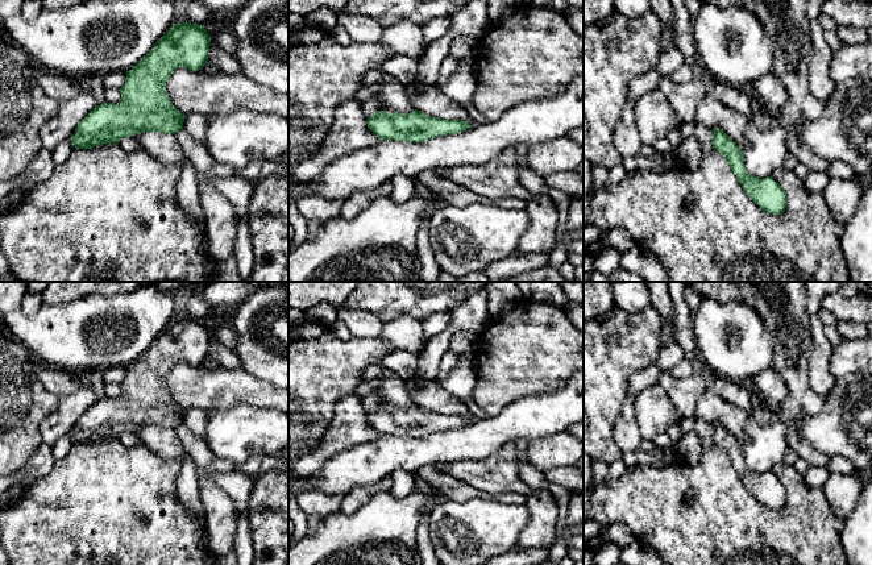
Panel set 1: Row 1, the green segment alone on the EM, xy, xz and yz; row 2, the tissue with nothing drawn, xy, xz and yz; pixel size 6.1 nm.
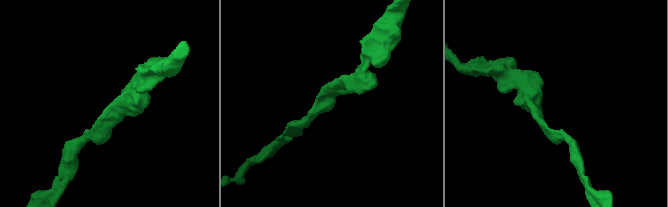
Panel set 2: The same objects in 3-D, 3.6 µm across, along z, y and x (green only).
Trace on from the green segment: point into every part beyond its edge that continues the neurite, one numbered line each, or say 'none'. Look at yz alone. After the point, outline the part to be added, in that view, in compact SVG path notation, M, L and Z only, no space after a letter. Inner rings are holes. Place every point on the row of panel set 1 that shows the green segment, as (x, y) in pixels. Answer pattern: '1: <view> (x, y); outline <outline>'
none

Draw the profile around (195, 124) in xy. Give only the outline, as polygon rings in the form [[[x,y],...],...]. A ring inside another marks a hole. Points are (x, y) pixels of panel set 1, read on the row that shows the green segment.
[[[190,113],[184,116],[183,130],[196,142],[204,145],[204,136],[208,126],[207,115]]]

